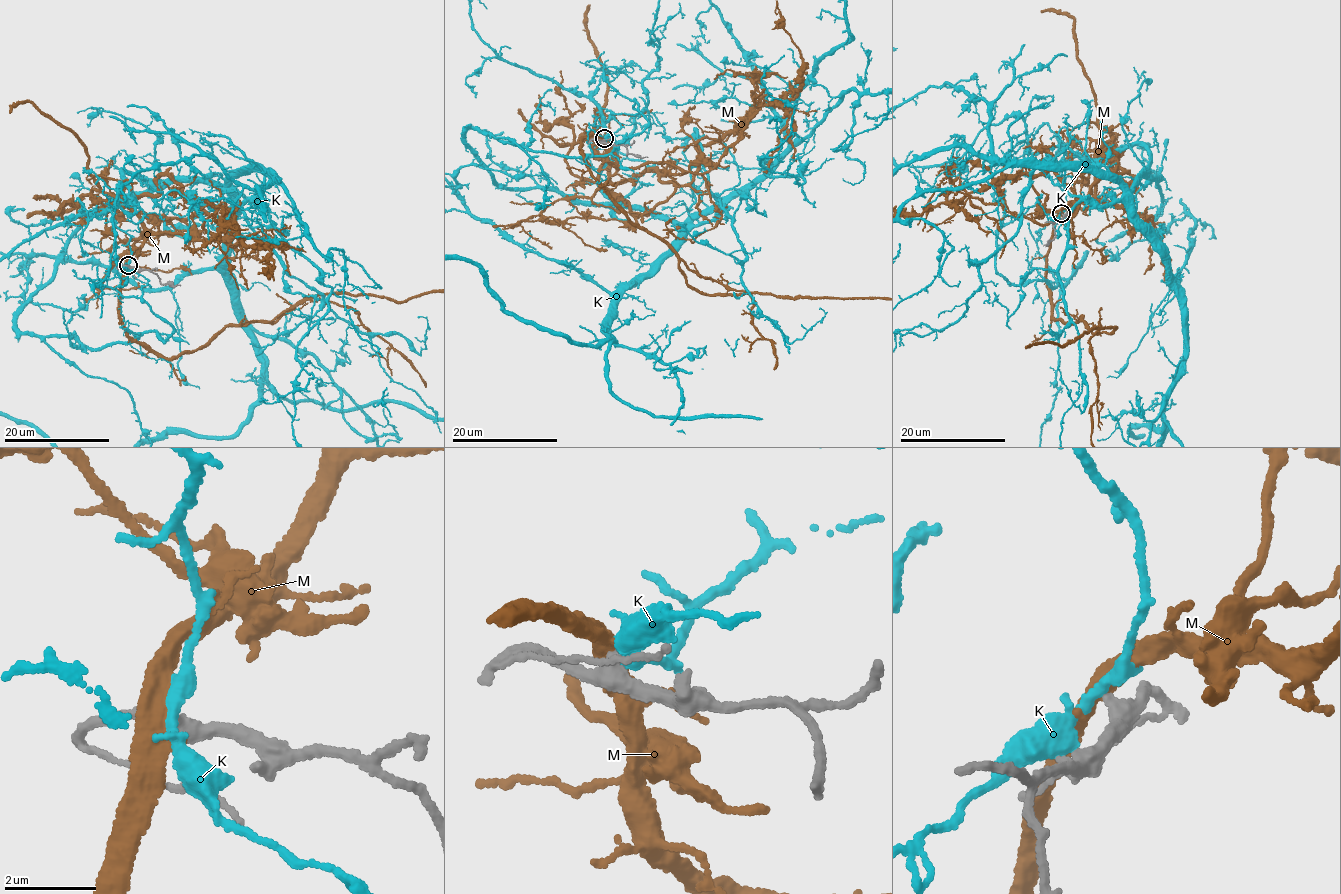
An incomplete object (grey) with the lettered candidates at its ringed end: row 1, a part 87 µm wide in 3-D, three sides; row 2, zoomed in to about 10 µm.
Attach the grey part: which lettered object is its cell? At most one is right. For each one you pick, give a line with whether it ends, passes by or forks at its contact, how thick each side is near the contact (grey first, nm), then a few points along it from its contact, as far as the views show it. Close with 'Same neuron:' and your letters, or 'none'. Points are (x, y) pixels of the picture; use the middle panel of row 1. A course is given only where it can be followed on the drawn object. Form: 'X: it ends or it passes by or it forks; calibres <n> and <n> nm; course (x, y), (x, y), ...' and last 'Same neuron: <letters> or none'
K: it forks; calibres 320 and 240 nm
Same neuron: K

